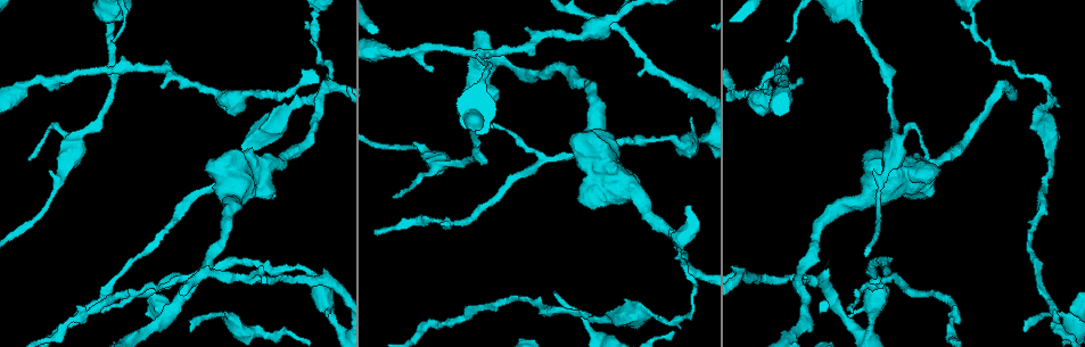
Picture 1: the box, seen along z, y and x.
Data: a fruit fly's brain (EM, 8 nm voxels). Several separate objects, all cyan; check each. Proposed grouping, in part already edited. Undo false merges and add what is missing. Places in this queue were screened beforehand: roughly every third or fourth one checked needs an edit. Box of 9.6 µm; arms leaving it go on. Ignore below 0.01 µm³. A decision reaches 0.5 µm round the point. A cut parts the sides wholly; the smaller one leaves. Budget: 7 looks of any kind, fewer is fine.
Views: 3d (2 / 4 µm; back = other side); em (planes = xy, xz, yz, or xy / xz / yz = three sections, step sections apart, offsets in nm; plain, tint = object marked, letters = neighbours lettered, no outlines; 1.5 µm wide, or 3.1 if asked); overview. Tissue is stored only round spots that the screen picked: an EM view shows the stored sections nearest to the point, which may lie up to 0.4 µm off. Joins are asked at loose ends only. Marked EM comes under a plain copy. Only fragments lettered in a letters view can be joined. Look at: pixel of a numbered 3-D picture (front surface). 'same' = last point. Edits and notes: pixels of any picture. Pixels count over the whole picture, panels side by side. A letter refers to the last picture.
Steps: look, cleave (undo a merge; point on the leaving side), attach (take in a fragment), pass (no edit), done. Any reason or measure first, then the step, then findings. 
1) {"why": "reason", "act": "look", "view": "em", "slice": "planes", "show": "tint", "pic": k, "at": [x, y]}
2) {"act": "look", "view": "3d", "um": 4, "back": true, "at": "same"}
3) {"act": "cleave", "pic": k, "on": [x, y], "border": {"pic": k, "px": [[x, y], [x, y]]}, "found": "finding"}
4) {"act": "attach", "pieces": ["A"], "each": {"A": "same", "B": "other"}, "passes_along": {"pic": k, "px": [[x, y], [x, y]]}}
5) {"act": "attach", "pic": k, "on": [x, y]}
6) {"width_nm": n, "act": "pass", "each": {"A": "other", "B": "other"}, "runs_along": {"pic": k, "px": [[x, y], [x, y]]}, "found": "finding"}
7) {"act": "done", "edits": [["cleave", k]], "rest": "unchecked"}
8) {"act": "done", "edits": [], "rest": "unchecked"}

{"why": "a narrow waist", "act": "look", "view": "em", "slice": "yz", "step": 4, "show": "tint", "pic": 1, "at": [314, 15]}

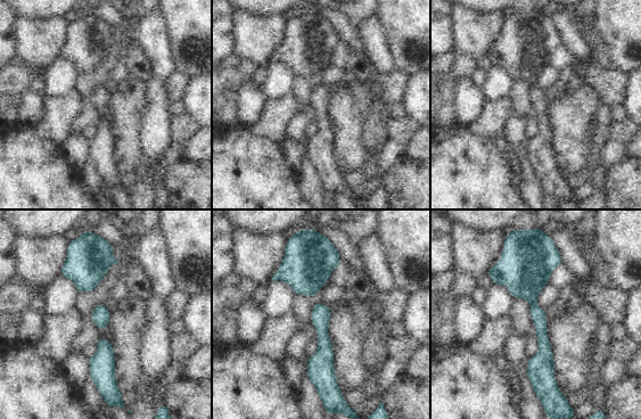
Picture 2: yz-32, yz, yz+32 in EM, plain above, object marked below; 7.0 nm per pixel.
{"act": "look", "view": "em", "slice": "planes", "show": "letters", "at": "same"}

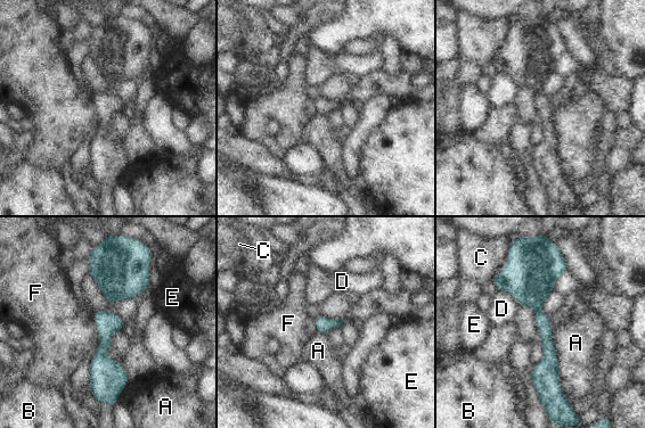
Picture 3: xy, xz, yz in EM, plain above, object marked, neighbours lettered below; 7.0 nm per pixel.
{"width_nm": 100, "act": "pass", "each": {"A": "other", "B": "other", "C": "other", "D": "other", "E": "other", "F": "other"}, "runs_along": {"pic": 3, "px": [[539, 257], [550, 394]]}, "found": "all the same neuron"}

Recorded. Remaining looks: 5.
{"why": "abrupt turn", "act": "look", "view": "em", "slice": "planes", "show": "tint", "pic": 1, "at": [421, 176]}

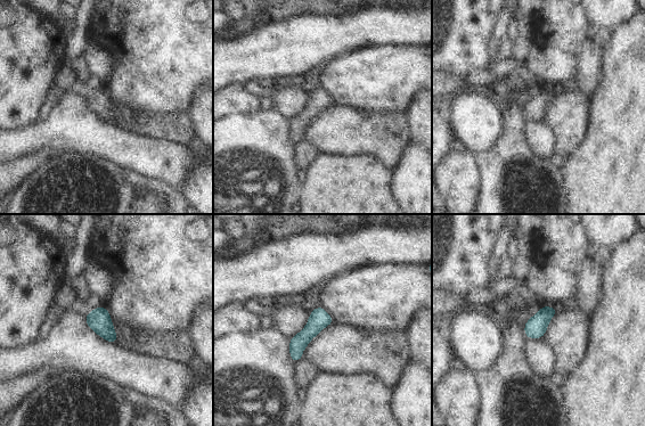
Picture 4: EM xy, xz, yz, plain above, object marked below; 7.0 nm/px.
{"why": "what lies round it", "act": "look", "view": "em", "slice": "planes", "show": "letters", "at": "same"}

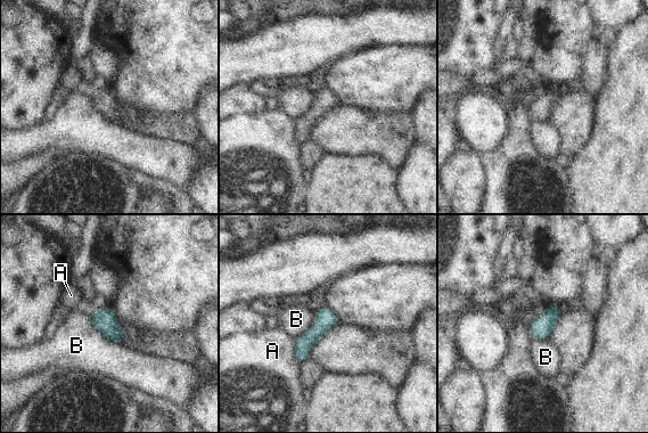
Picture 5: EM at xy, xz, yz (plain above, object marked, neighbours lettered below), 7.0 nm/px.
{"act": "pass", "each": {"A": "other", "B": "other"}, "found": "all the same neuron"}

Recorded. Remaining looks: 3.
{"why": "sudden change in width", "act": "look", "view": "3d", "um": 2, "pic": 1, "at": [782, 79]}

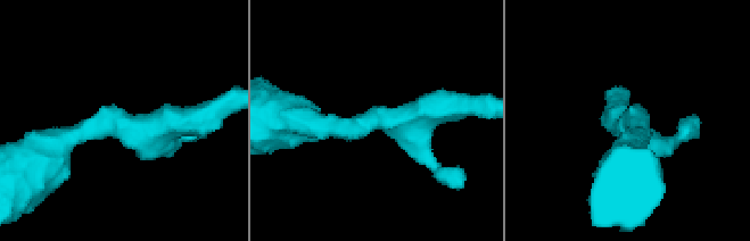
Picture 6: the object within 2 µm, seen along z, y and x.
{"why": "shape alone is not enough", "act": "look", "view": "em", "slice": "xy", "step": 8, "show": "letters", "pic": 6, "at": [142, 135]}

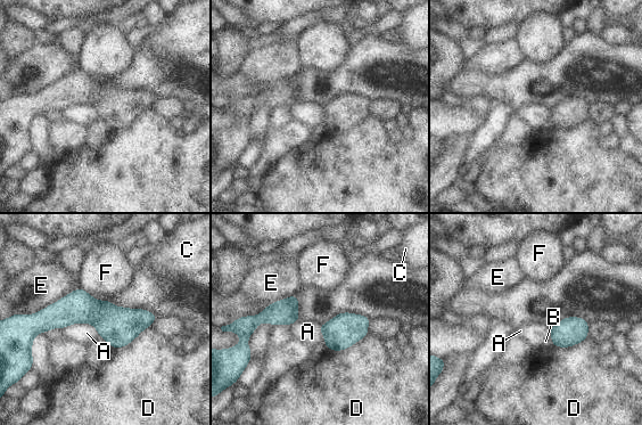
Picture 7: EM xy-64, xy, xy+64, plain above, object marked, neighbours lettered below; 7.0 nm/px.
{"why": "cut it another way", "act": "look", "view": "em", "slice": "planes", "show": "letters", "at": "same"}

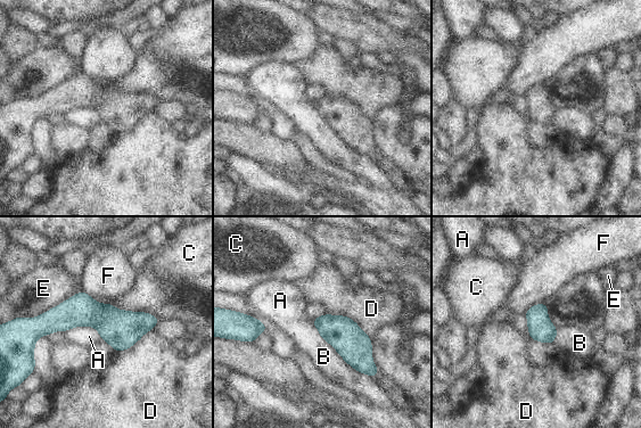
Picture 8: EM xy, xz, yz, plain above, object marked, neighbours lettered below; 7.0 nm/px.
{"act": "pass", "each": {"A": "other", "B": "other", "C": "other", "D": "other", "E": "other", "F": "other"}, "border": {"pic": 8, "px": [[326, 312], [347, 315], [371, 337]]}, "found": "continuous, no second neuron"}

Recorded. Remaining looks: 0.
{"act": "done", "edits": [], "rest": "unchecked"}

